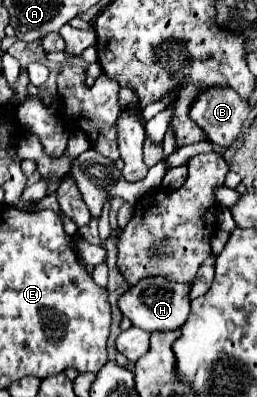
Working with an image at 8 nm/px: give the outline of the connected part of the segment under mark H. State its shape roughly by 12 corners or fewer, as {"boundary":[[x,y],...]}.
{"boundary":[[142,279],[118,301],[146,331],[180,329],[190,285]]}

